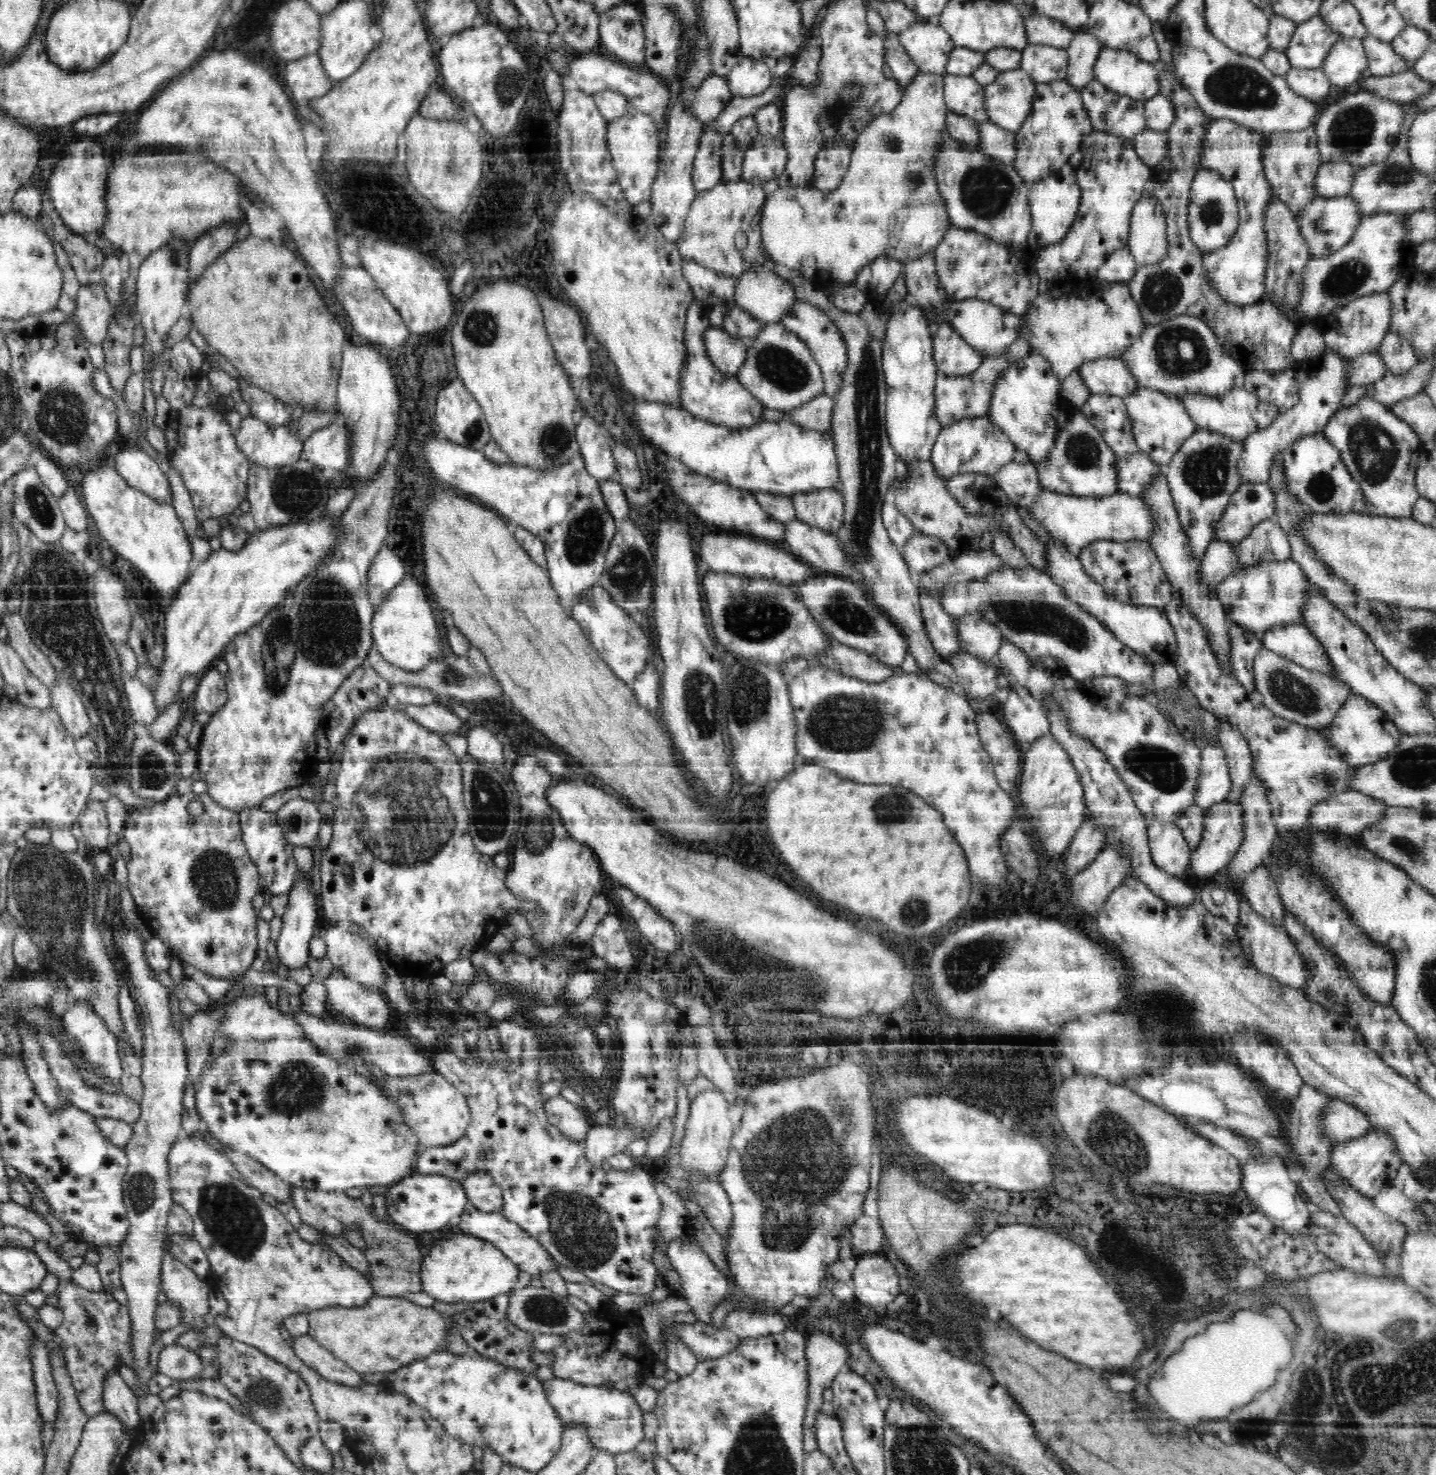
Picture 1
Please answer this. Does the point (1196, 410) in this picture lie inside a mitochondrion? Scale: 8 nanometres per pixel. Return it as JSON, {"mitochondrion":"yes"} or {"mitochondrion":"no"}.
{"mitochondrion":"no"}

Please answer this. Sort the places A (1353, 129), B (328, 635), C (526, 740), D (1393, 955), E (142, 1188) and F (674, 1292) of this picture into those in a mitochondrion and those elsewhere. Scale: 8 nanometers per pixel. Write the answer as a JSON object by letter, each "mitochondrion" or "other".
{"A":"mitochondrion","B":"mitochondrion","C":"other","D":"other","E":"mitochondrion","F":"other"}

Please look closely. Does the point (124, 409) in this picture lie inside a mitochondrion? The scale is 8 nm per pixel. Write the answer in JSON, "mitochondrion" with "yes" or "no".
{"mitochondrion":"no"}

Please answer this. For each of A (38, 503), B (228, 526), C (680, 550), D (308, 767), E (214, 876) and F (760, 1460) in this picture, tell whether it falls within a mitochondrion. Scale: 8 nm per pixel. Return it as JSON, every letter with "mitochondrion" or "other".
{"A":"mitochondrion","B":"other","C":"other","D":"other","E":"mitochondrion","F":"mitochondrion"}

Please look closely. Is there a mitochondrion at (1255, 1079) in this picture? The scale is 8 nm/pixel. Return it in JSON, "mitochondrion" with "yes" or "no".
{"mitochondrion":"no"}

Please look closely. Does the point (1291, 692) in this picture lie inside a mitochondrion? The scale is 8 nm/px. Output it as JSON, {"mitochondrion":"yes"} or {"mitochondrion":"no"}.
{"mitochondrion":"yes"}

